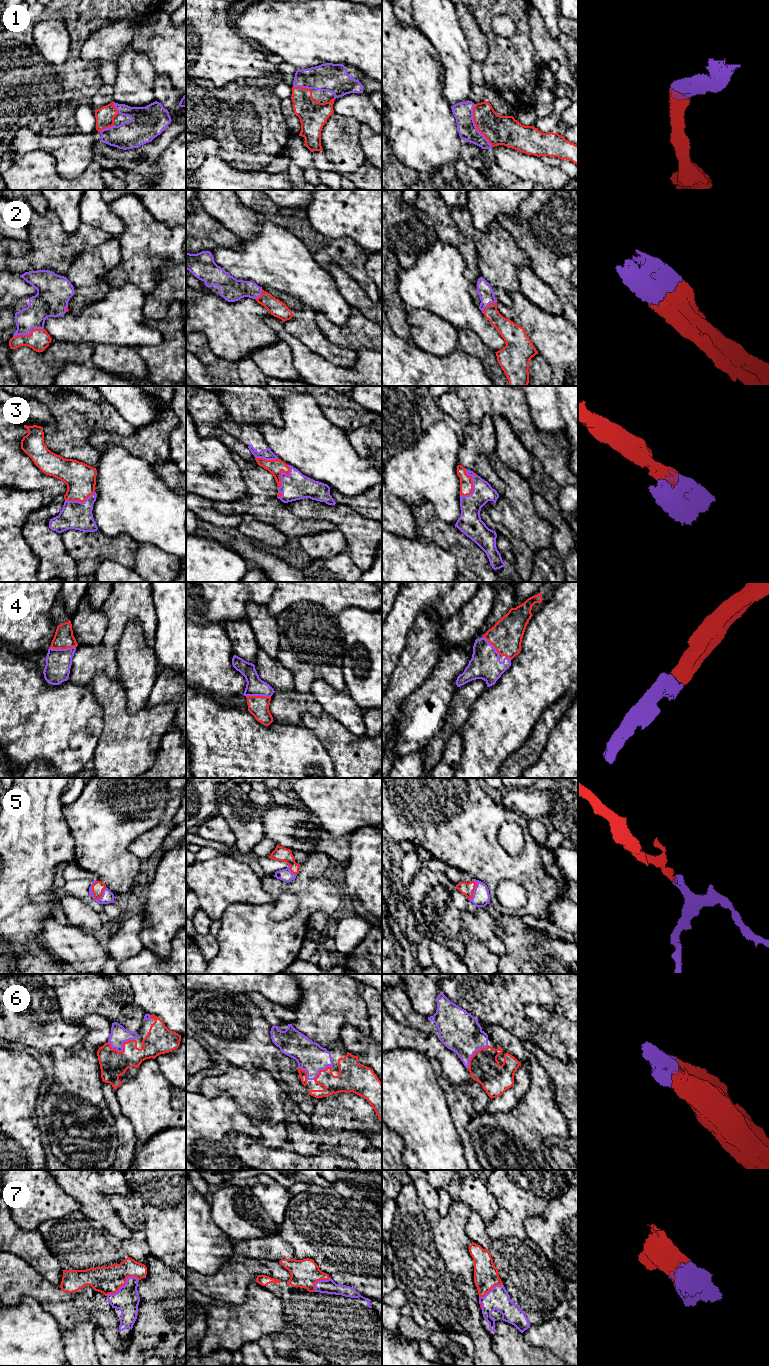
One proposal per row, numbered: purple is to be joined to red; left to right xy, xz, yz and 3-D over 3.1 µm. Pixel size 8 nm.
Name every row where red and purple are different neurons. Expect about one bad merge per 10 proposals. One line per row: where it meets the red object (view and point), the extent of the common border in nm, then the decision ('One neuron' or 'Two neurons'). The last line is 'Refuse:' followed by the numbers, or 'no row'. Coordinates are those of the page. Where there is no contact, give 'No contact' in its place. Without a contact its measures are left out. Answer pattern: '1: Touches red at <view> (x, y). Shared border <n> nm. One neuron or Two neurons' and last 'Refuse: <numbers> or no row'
1: Touches red at yz (475, 124). Shared border 380 nm. One neuron
2: Touches red at xy (30, 334). Shared border 260 nm. One neuron
3: Touches red at yz (472, 484). Shared border 220 nm. One neuron
4: Touches red at xy (62, 648). Shared border 220 nm. One neuron
5: Touches red at xy (92, 891). Shared border 160 nm. One neuron
6: Touches red at xy (123, 1049). Shared border 220 nm. One neuron
7: Touches red at xy (123, 1285). Shared border 300 nm. One neuron
Refuse: no row

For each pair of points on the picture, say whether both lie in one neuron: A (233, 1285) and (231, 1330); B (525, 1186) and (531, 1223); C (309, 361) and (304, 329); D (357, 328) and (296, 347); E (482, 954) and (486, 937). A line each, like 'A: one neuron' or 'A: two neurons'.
A: two neurons
B: two neurons
C: two neurons
D: two neurons
E: two neurons

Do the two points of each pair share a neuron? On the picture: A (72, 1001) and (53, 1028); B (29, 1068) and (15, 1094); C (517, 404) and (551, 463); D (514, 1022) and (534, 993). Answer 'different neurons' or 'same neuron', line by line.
A: different neurons
B: same neuron
C: same neuron
D: same neuron

